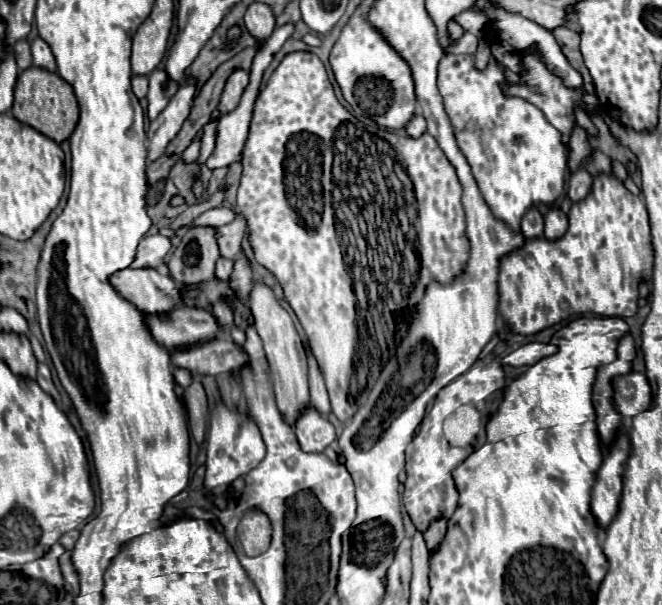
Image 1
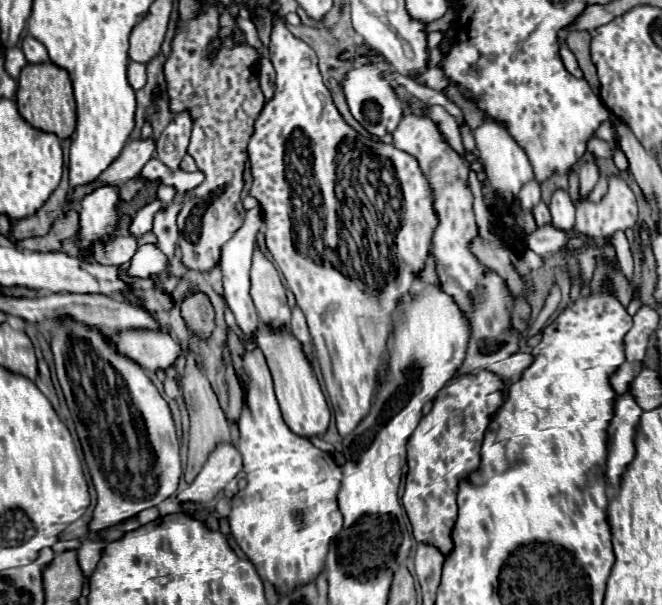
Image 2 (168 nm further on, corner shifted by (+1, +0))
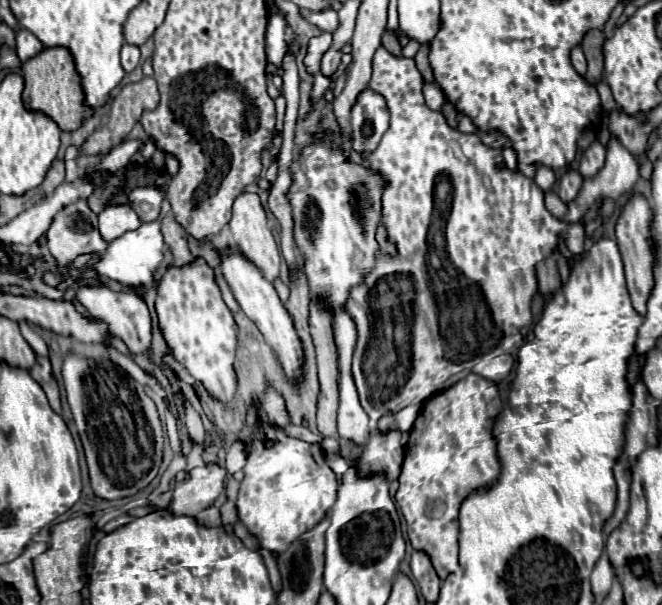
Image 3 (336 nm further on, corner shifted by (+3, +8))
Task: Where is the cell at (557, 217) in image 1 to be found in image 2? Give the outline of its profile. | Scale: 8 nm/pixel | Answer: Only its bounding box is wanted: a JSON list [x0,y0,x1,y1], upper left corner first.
[548,189,574,231]

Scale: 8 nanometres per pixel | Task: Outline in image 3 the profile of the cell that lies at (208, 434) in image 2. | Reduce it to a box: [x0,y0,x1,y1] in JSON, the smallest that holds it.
[160,215,194,265]

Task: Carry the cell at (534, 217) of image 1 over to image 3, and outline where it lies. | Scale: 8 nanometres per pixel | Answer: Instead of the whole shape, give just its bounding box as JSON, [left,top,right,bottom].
[546,191,566,217]

